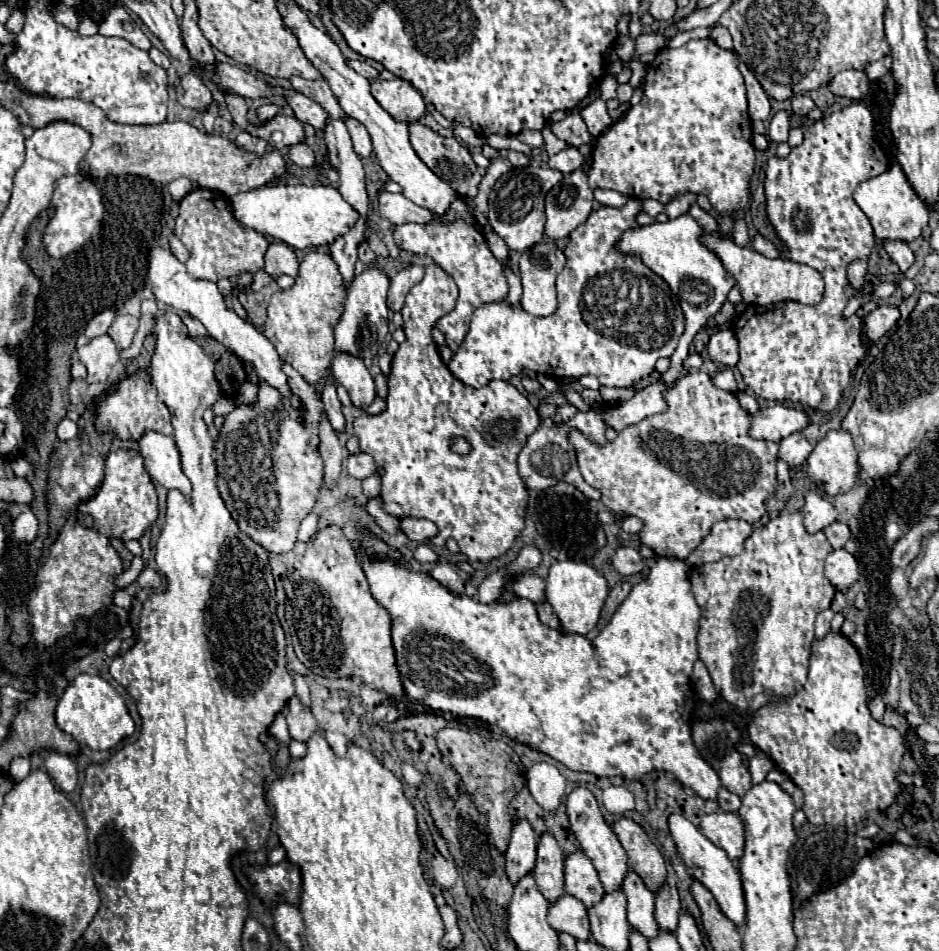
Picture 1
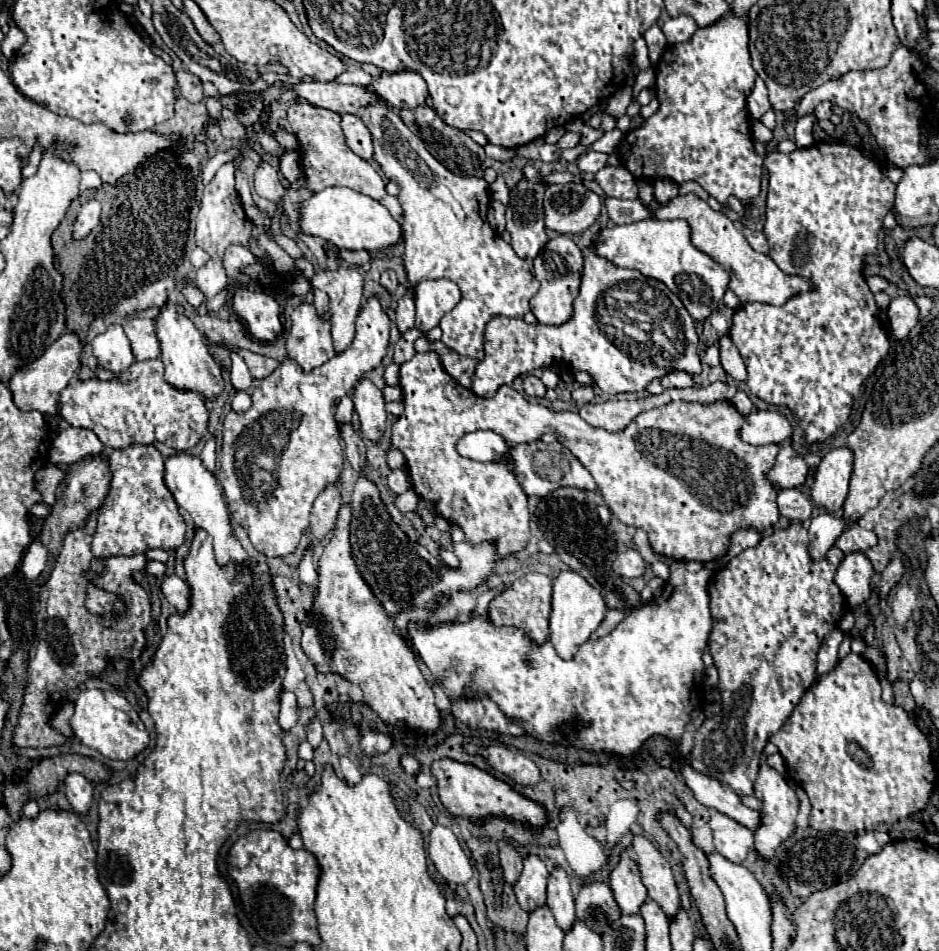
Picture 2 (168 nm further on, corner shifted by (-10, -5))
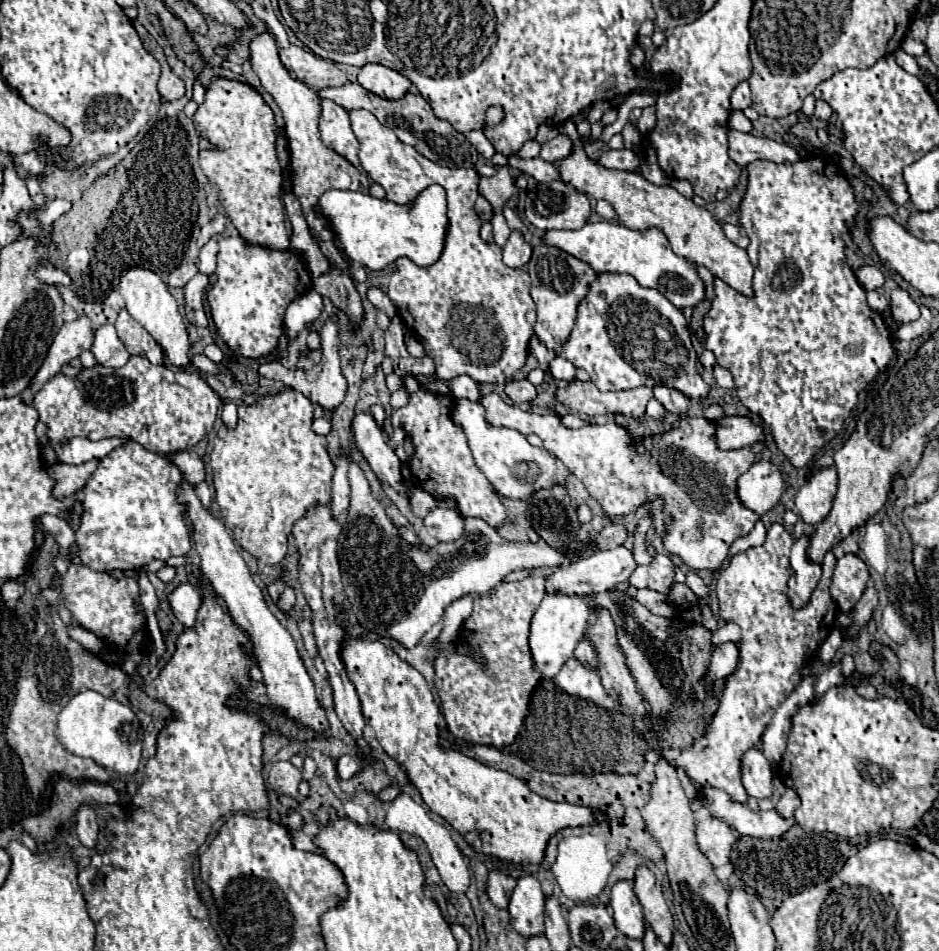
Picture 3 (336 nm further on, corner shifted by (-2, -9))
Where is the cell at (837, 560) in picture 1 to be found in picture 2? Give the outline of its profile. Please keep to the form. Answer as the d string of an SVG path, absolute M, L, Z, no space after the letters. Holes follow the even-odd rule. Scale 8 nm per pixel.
M850 553L844 557L836 571L836 585L840 587L842 595L846 597L846 603L850 609L856 609L864 605L872 593L870 589L870 577L874 575L874 567L870 559L864 553Z

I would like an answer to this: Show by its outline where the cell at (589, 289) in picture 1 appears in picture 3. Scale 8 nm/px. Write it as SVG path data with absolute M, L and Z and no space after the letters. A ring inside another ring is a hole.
M600 273L588 287L586 297L578 303L576 325L558 357L584 369L600 391L624 391L640 385L668 385L686 397L704 399L708 385L696 369L696 351L690 343L688 323L656 289L644 289L632 275Z

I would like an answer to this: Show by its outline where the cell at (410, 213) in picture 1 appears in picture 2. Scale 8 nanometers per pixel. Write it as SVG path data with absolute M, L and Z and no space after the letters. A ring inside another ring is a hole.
M296 99L296 103L288 109L288 121L290 121L300 145L302 145L300 159L302 159L302 169L306 175L306 189L310 193L318 193L326 187L342 185L342 187L350 187L354 191L360 191L360 193L376 199L396 219L402 215L402 207L400 207L398 199L386 193L386 189L382 185L382 177L374 171L374 167L368 161L362 161L358 155L354 155L348 149L346 137L340 129L340 115L338 113L326 111L322 107L314 107L314 105L306 103L306 99Z

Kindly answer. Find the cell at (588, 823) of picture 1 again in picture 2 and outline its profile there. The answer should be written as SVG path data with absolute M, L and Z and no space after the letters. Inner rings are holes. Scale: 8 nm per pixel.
M622 853L616 869L610 875L610 887L624 915L640 913L640 907L646 901L646 887L640 881L640 871L636 861L632 861L626 853Z

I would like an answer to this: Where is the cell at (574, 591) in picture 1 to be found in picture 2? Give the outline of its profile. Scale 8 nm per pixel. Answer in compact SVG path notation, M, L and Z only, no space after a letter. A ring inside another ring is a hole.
M562 571L554 579L552 591L552 613L550 613L550 643L562 659L572 659L578 647L598 629L608 607L598 589L594 589L584 577L574 571Z

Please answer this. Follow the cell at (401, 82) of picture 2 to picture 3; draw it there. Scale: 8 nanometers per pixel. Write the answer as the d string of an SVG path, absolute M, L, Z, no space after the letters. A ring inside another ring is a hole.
M374 63L364 65L360 69L358 83L364 89L368 89L370 93L390 99L390 101L402 99L412 89L412 83L404 75L400 75L394 69L384 67L384 65L374 65Z

